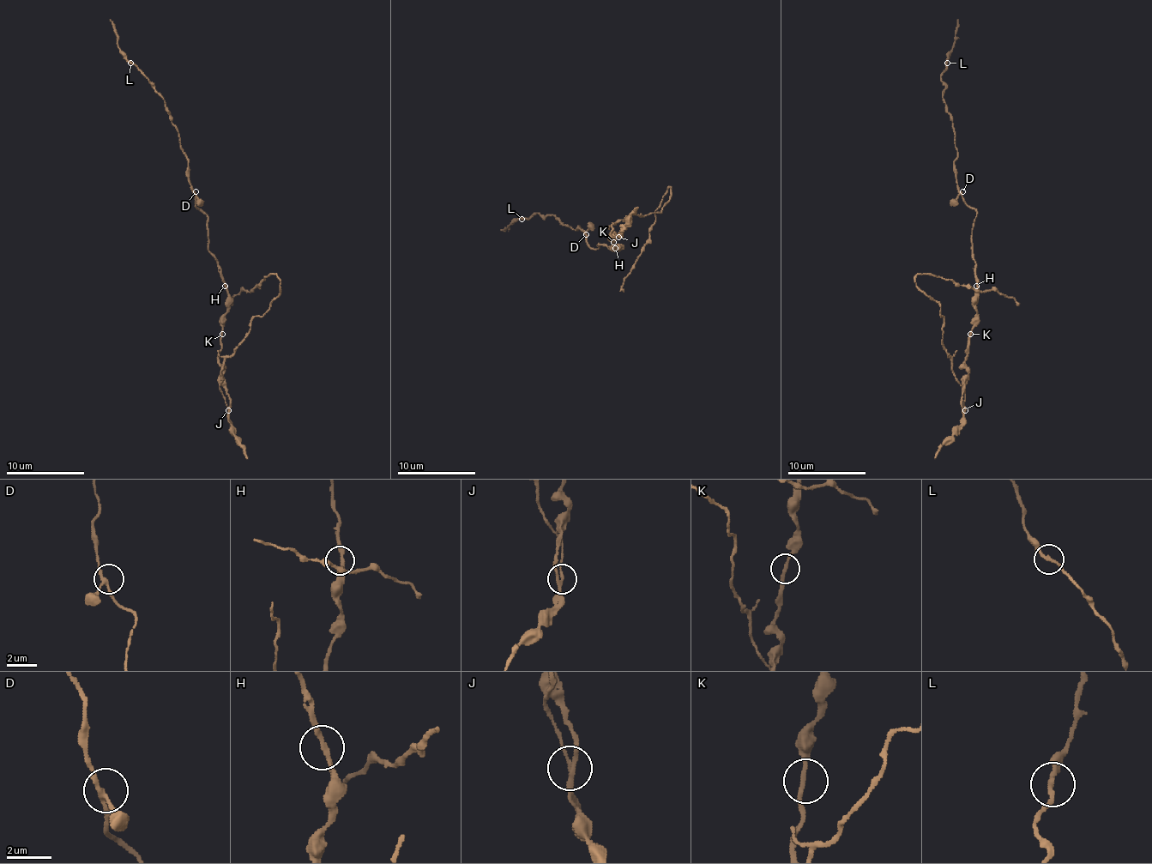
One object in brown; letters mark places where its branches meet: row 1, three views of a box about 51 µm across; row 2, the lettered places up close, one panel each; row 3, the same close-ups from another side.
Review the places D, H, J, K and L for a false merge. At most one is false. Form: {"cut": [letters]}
{"cut": ["J"]}

